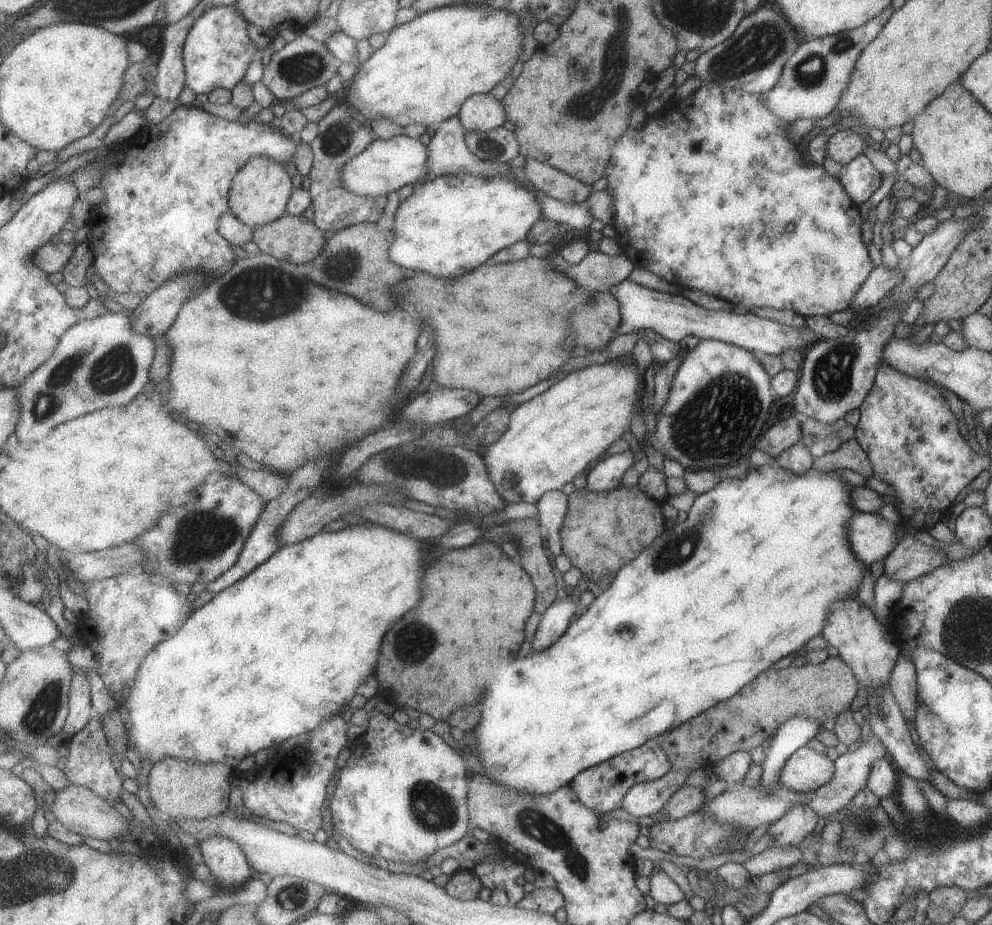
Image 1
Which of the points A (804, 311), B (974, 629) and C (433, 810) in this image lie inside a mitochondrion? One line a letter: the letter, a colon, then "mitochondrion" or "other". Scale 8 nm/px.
A: other
B: mitochondrion
C: mitochondrion

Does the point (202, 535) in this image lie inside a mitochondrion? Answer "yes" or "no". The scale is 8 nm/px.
yes

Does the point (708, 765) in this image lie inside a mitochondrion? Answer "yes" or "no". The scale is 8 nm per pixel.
no

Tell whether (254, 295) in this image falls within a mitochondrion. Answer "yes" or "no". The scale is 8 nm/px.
yes

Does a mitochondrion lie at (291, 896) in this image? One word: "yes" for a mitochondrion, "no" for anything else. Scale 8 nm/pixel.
yes

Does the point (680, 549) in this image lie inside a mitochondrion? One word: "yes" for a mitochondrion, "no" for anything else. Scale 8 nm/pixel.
yes

